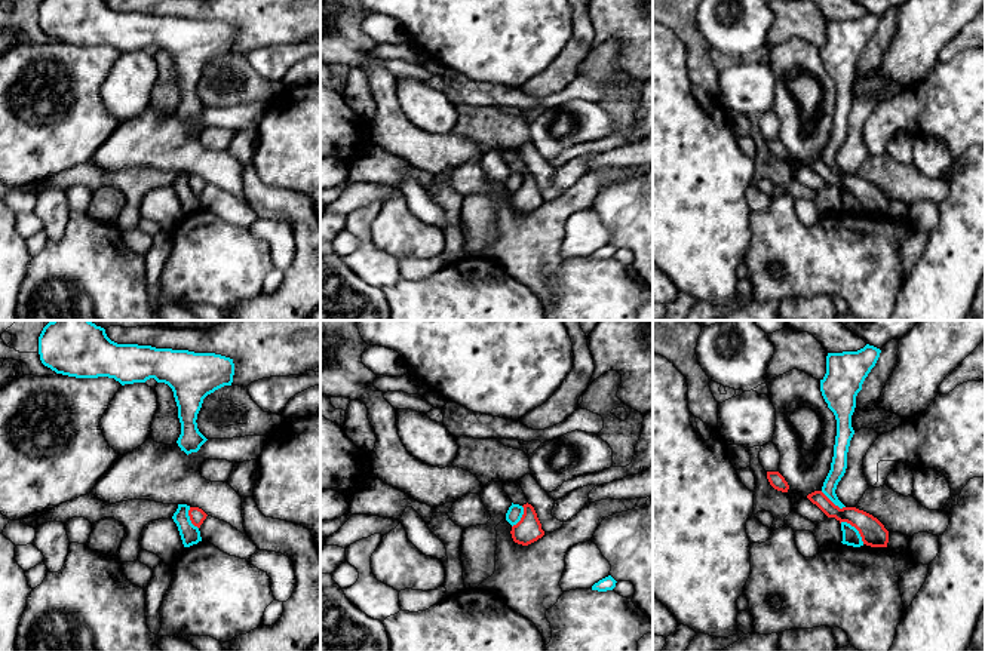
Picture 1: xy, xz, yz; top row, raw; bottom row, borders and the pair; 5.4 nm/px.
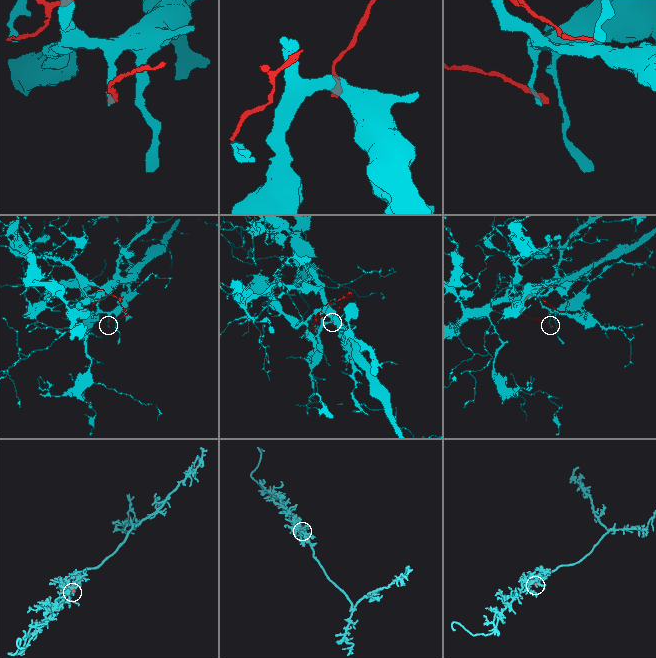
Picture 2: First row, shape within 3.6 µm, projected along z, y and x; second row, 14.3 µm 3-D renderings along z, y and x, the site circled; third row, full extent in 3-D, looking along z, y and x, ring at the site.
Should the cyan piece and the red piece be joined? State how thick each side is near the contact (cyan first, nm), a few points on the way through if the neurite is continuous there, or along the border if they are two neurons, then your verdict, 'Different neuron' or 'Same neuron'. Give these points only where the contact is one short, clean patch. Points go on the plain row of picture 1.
Thickness 100 nm (cyan) against 140 nm. Different neuron

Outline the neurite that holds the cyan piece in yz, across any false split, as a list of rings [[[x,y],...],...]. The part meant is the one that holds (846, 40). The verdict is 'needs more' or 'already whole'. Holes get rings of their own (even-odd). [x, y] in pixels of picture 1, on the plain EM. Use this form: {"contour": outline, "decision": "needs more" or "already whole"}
{"contour": [[[866,12],[857,19],[828,21],[826,42],[820,47],[820,59],[837,87],[837,104],[831,138],[823,150],[822,160],[840,176],[846,175],[835,157],[847,136],[847,120],[854,102],[851,83],[856,64],[871,37],[875,34],[881,18]]], "decision": "already whole"}

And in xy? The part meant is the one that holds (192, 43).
{"contour": [[[42,0],[39,22],[45,34],[76,46],[108,44],[122,53],[154,46],[168,52],[178,74],[181,102],[177,108],[187,123],[208,108],[197,96],[203,67],[231,53],[233,27],[215,21],[117,12],[105,0]]], "decision": "already whole"}

